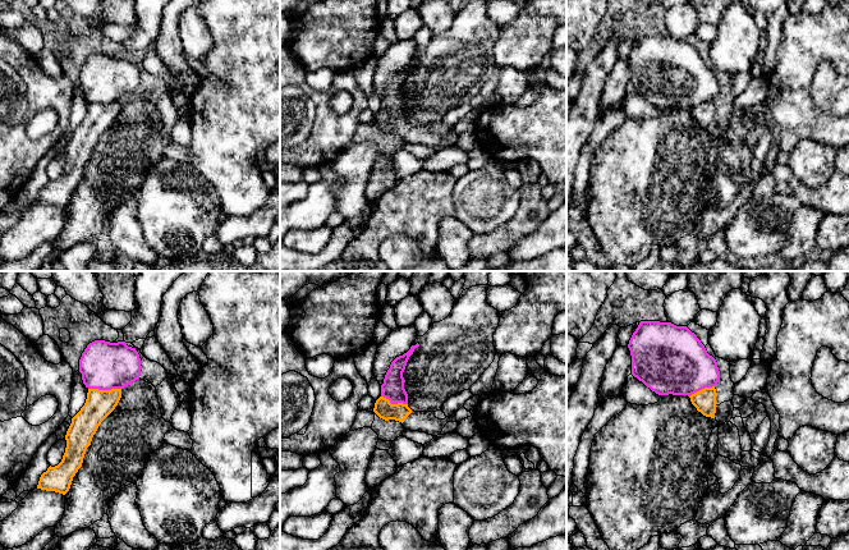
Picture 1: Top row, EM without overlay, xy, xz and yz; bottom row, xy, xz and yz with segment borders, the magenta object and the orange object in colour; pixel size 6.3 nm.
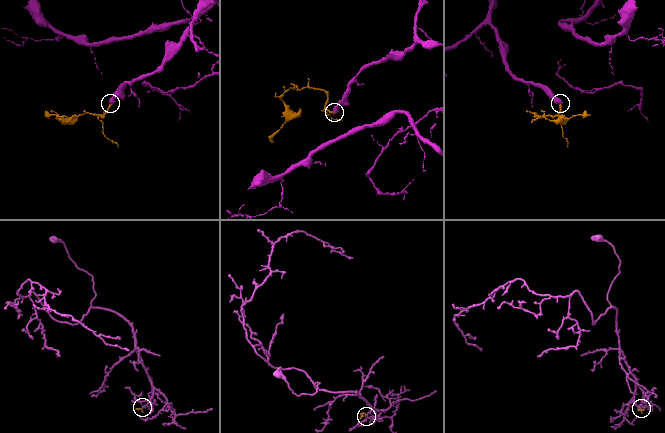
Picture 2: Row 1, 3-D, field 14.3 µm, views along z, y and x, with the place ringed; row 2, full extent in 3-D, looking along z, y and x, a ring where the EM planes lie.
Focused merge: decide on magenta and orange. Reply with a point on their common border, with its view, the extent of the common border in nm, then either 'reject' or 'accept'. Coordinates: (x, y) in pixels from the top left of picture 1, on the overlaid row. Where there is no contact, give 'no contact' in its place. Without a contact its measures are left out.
contact xy (105, 389); length 200 nm; reject

